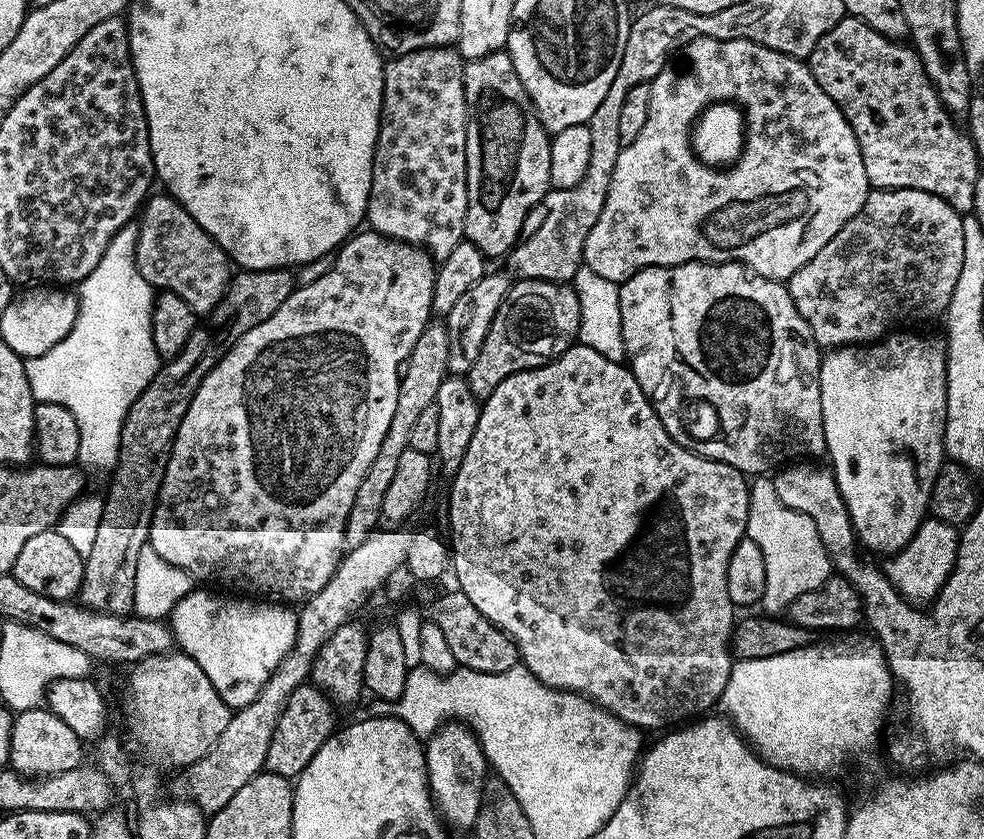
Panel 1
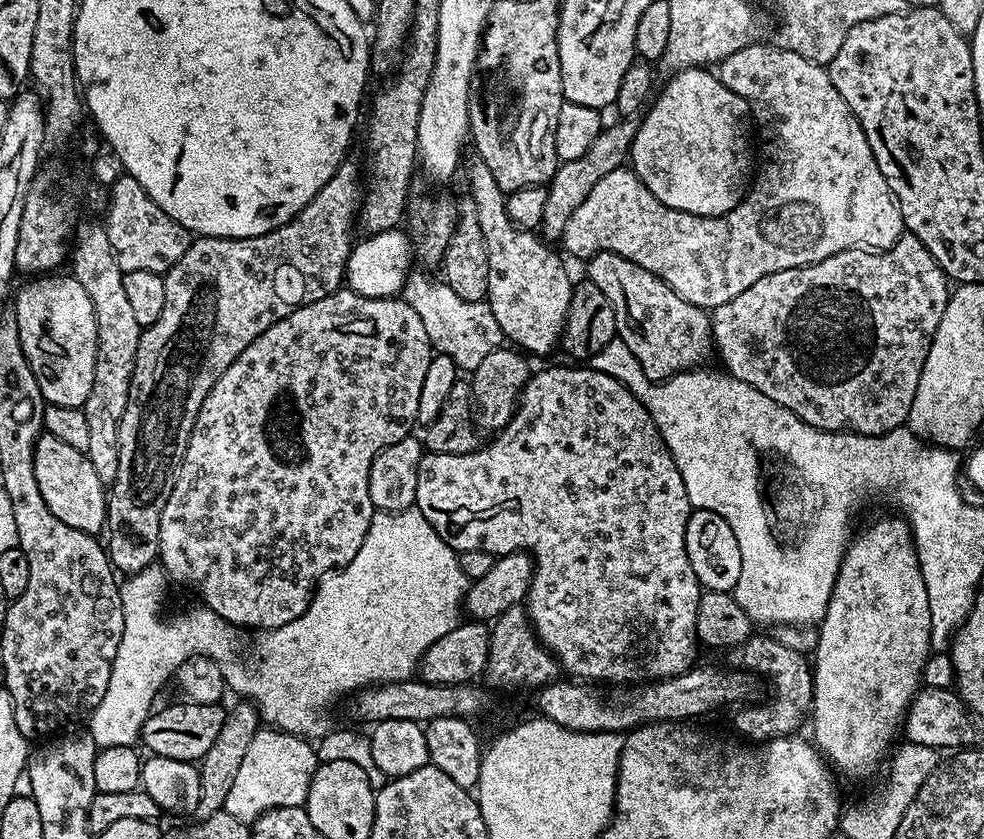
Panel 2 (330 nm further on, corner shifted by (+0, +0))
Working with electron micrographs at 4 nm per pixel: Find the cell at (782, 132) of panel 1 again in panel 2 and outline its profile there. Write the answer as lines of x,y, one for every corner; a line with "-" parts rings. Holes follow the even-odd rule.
760,43
747,44
742,50
730,54
730,58
721,60
718,65
718,75
721,82
747,102
751,119
754,121
755,127
756,124
760,127
760,136
764,139
761,144
758,144
758,167
755,169
754,179
740,204
734,206
734,210
730,210
725,216
695,216
689,212
674,210
670,206
658,202
658,198
654,198
654,194
650,194
650,190
646,190
646,186
636,177
631,167
625,166
618,170
610,170
610,174
606,174
606,178
601,178
594,186
594,190
590,190
590,194
586,194
586,202
582,202
582,206
578,206
578,210
574,210
574,214
570,214
570,220
566,222
562,237
565,253
568,251
572,256
591,258
598,252
613,252
638,266
642,266
642,270
650,270
650,274
654,274
662,282
666,282
666,286
670,286
674,290
674,294
686,298
686,302
705,310
711,310
722,306
722,302
730,302
734,298
738,298
738,294
742,294
742,290
754,286
754,282
758,282
758,278
766,278
766,274
774,274
778,270
804,268
807,264
822,262
822,258
830,258
830,254
838,254
842,250
850,250
851,248
883,250
890,247
902,235
905,227
900,207
896,205
896,199
892,197
890,186
886,186
886,178
882,178
882,170
878,170
874,150
870,150
870,142
866,142
866,134
862,130
858,118
854,118
854,114
850,110
850,106
846,106
842,94
838,94
838,90
834,90
834,82
828,77
827,67
814,62
806,62
806,58
802,58
802,54
794,54
785,48
777,48
771,43
768,43
769,45

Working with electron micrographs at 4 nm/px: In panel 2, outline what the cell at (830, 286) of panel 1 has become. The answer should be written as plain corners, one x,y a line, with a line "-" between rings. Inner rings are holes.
902,234
883,250
842,250
817,264
758,278
738,298
711,309
714,352
720,355
727,375
762,390
766,398
774,398
802,422
827,432
881,436
907,425
918,378
922,378
949,295
948,275
934,262
934,254
916,236

